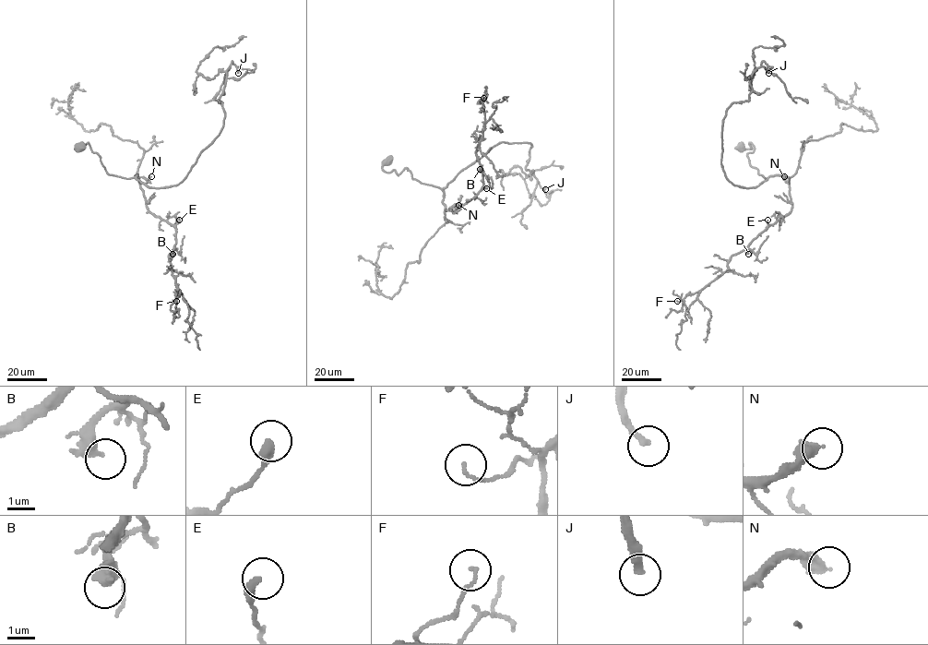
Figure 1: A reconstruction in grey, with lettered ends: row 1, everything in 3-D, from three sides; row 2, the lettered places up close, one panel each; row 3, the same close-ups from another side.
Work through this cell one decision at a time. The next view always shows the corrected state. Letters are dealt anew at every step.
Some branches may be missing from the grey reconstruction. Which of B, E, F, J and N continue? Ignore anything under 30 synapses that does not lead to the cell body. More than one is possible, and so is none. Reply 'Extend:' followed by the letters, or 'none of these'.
Extend: J

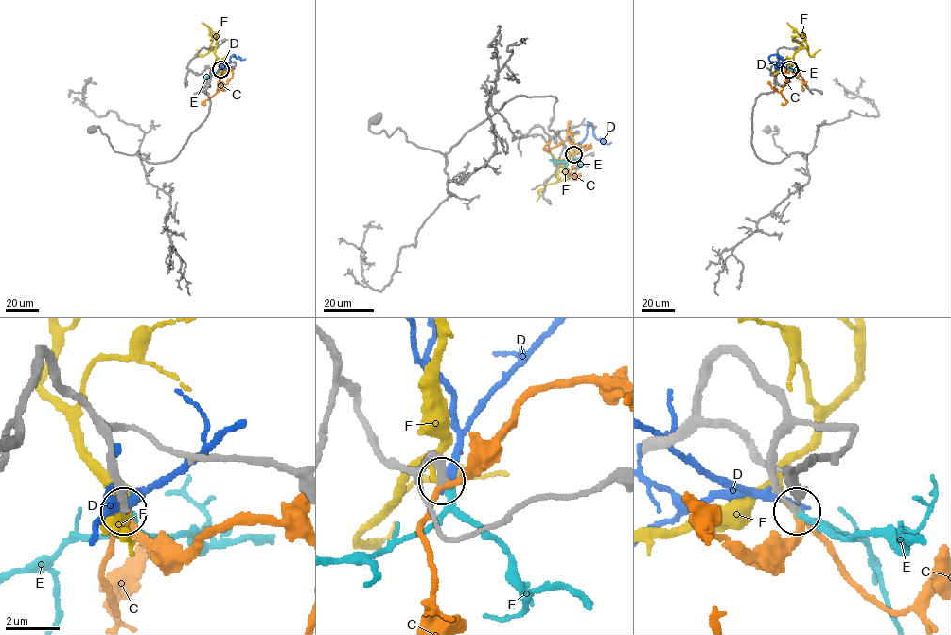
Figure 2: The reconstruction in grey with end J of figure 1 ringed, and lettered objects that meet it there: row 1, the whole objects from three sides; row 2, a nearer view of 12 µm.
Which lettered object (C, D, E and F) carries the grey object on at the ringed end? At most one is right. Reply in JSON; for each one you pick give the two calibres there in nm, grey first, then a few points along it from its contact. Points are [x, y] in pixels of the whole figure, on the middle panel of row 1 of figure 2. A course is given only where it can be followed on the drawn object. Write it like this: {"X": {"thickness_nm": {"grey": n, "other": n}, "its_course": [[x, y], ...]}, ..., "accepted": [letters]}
{"C": {"thickness_nm": {"grey": 260, "other": 240}, "its_course": [[573, 154], [583, 146], [590, 146], [585, 148], [566, 140], [544, 149], [549, 141]]}, "accepted": ["C"]}

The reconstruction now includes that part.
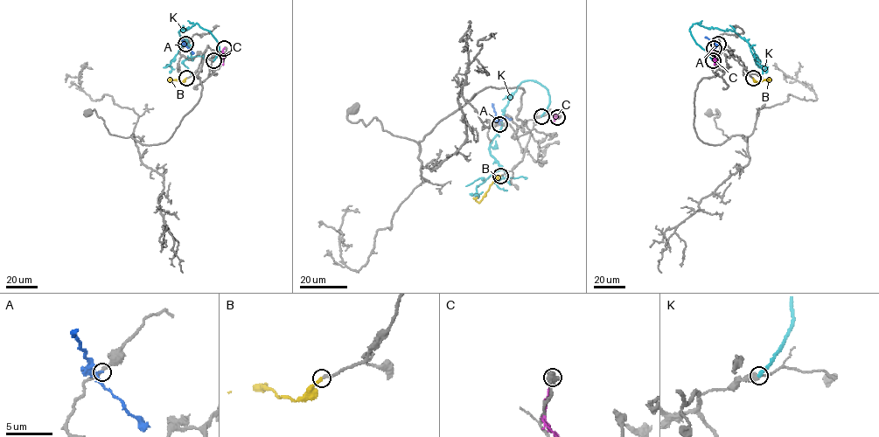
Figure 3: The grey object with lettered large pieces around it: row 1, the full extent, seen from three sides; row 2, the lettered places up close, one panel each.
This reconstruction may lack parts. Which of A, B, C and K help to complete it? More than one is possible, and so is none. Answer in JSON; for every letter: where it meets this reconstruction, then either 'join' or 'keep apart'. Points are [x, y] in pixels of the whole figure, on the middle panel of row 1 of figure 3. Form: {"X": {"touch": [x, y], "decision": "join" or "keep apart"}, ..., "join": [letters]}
{"A": {"touch": [499, 124], "decision": "keep apart"}, "B": {"touch": [500, 176], "decision": "join"}, "C": {"touch": [557, 117], "decision": "keep apart"}, "K": {"touch": [541, 116], "decision": "keep apart"}, "join": ["B"]}

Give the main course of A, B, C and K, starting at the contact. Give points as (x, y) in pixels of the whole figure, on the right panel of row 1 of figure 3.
A: (718, 44), (705, 38)
B: (753, 78), (756, 81), (770, 79), (768, 81)
C: (714, 48), (714, 65)
K: (713, 60), (692, 36), (690, 28), (694, 24), (735, 31), (752, 47), (759, 65), (767, 69), (765, 72)

